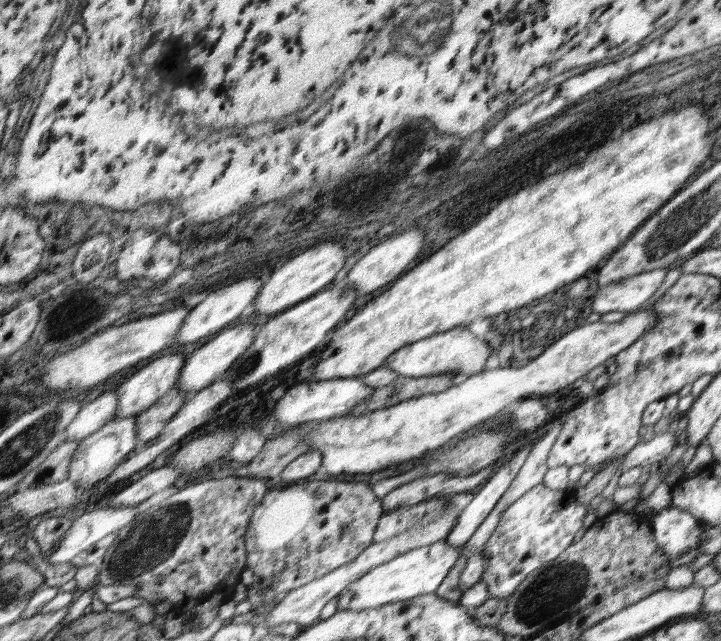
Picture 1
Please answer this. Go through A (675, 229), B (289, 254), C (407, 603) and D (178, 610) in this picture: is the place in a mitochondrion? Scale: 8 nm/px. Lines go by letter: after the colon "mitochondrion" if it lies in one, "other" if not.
A: mitochondrion
B: other
C: other
D: other

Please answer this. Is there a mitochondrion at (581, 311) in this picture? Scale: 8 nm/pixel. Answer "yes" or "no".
no

